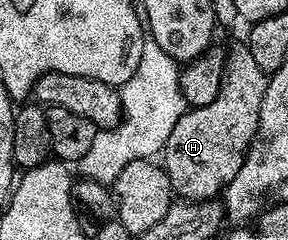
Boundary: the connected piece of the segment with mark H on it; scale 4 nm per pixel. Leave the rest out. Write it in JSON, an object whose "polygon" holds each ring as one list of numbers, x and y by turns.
{"polygon":[[245,44,236,46,234,50,231,48,227,52,226,70,222,76,218,97,204,107,187,108,186,114,176,123,176,127,172,127,172,135,168,135,168,143,164,150,164,168,170,180,171,190,179,198,189,202,217,198,225,190,227,183,234,178,236,171,240,171,246,152,250,149,252,139,258,130,260,103,264,103,267,80,268,74,256,64,256,59,252,59,252,51]]}

